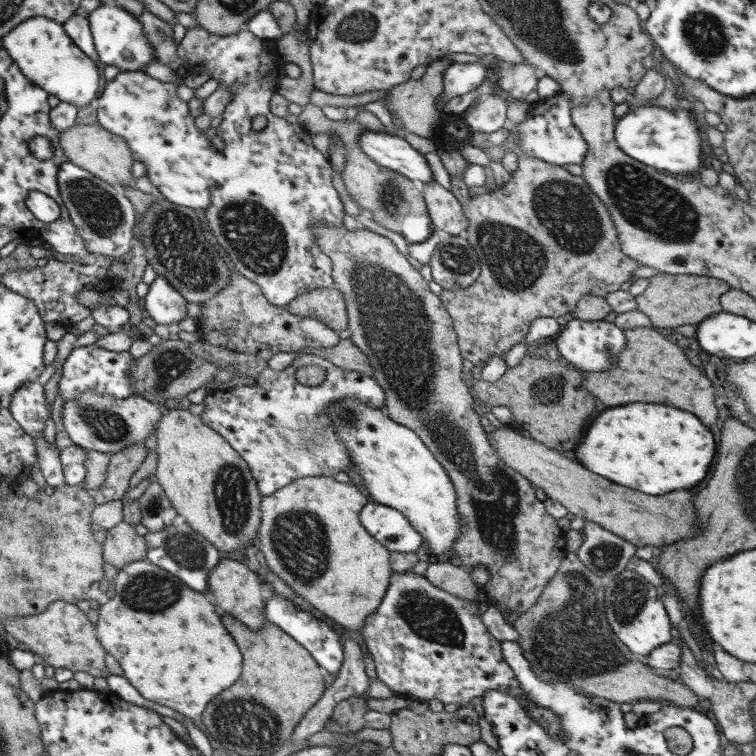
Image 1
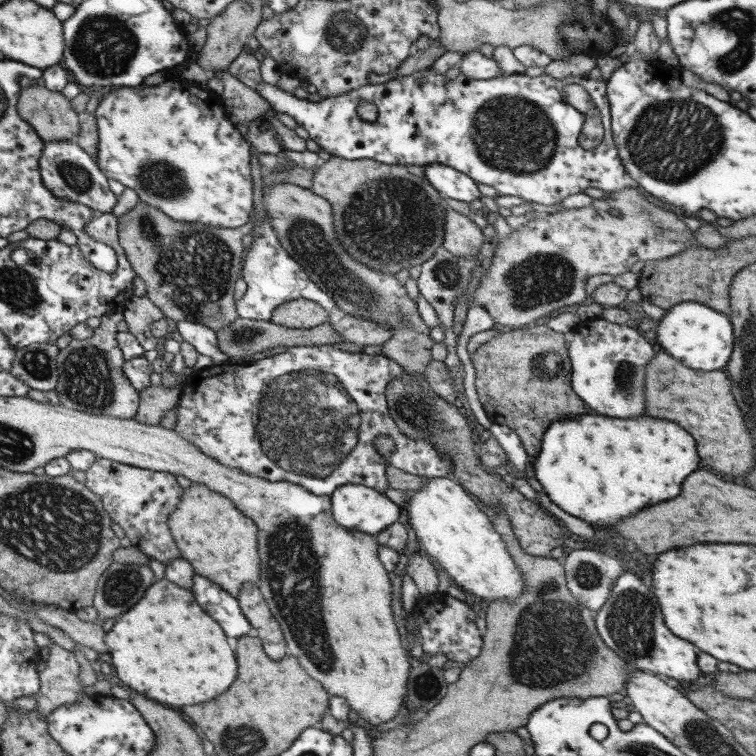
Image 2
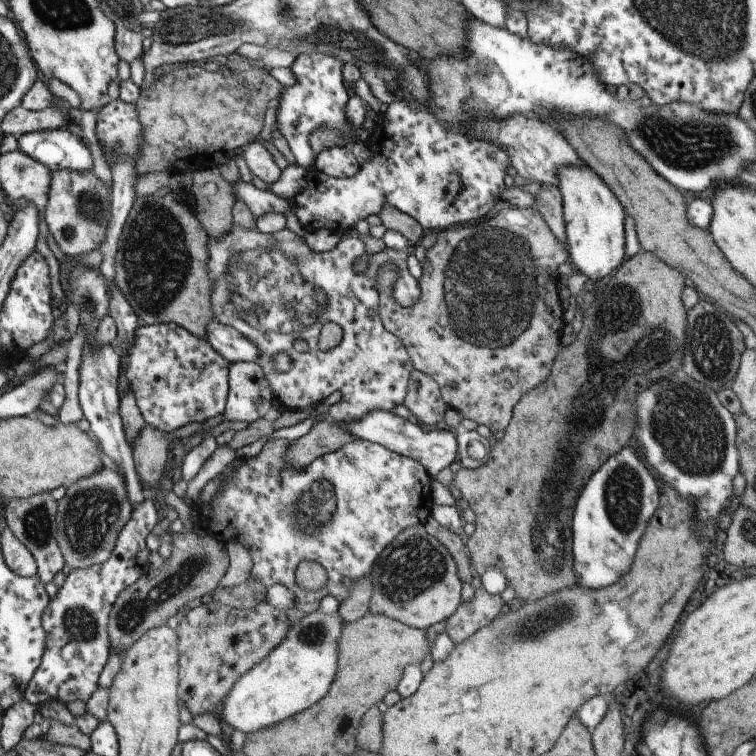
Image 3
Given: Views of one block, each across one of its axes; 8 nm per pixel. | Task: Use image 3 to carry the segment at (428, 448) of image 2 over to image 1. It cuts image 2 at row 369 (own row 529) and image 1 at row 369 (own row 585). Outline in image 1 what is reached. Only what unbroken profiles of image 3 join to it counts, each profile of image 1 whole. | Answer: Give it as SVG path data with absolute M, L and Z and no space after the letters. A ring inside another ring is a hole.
M300 354L288 367L282 371L273 370L270 367L260 371L255 379L255 385L243 385L240 387L213 389L207 392L204 398L204 413L200 415L202 422L211 430L220 434L226 443L247 463L254 480L258 482L259 494L270 496L290 484L293 480L304 477L332 477L339 472L347 472L355 466L351 453L339 441L339 435L335 434L326 408L342 398L358 398L370 408L381 410L384 406L384 389L377 381L365 374L356 371L346 371L336 366L330 360L318 355ZM311 364L322 366L326 370L325 380L318 386L306 386L296 379L296 371Z

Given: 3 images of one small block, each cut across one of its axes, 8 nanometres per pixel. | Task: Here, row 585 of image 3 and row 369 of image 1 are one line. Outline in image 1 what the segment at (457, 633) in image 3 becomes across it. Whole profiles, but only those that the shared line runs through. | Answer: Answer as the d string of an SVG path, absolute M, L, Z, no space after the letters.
M516 152L516 154L518 155L517 170L511 174L511 178L507 183L498 187L495 191L476 195L466 200L466 196L462 194L462 188L460 188L458 178L456 178L456 176L450 176L451 191L454 193L454 196L458 198L458 202L462 204L462 210L464 210L464 214L469 222L467 240L472 245L472 248L474 248L478 260L480 260L481 273L478 275L476 281L468 286L468 288L460 288L460 290L443 289L439 297L442 304L449 312L449 315L452 317L461 355L464 359L472 362L476 371L480 370L480 368L488 363L490 355L506 356L512 346L523 341L524 337L526 337L526 333L528 333L528 329L530 329L532 321L536 320L536 318L550 317L556 319L558 316L564 316L564 314L568 314L568 312L573 312L580 298L586 295L605 297L607 294L620 289L620 286L628 281L628 277L641 266L639 262L632 260L630 256L626 256L626 254L622 252L622 246L620 246L620 240L618 240L618 234L614 227L614 222L612 222L612 216L610 216L610 212L608 212L608 208L606 208L606 206L602 204L602 200L592 192L590 186L588 186L588 183L582 176L575 176L562 166L557 166L553 169L548 162L544 162L540 160L540 158L534 158L534 156L526 154L526 152Z

